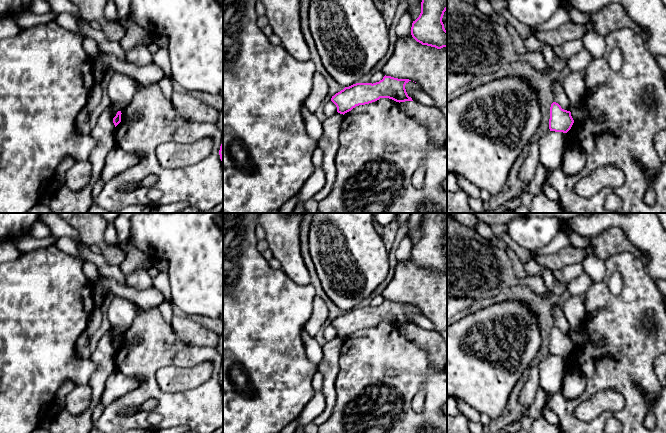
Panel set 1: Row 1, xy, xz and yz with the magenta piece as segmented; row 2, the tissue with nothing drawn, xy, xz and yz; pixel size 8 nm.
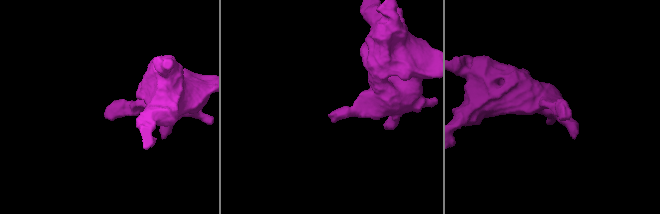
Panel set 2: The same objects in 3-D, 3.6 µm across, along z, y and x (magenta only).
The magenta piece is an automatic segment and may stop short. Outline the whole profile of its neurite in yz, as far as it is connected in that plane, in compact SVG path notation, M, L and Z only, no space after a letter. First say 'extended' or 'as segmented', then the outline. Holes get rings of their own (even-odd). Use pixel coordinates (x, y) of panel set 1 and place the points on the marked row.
as segmented; M556 102L551 104L549 119L550 131L567 133L571 129L573 123L574 120L570 111L562 109Z

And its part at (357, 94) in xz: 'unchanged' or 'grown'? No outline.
unchanged

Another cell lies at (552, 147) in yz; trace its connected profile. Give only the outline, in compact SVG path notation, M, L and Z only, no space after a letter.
M550 131L538 141L539 162L545 170L553 170L562 165L565 152L569 147L566 138L566 133Z

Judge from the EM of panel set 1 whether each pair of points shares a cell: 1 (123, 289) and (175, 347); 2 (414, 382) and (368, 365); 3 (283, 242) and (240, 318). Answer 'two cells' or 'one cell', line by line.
1: two cells
2: one cell
3: two cells

